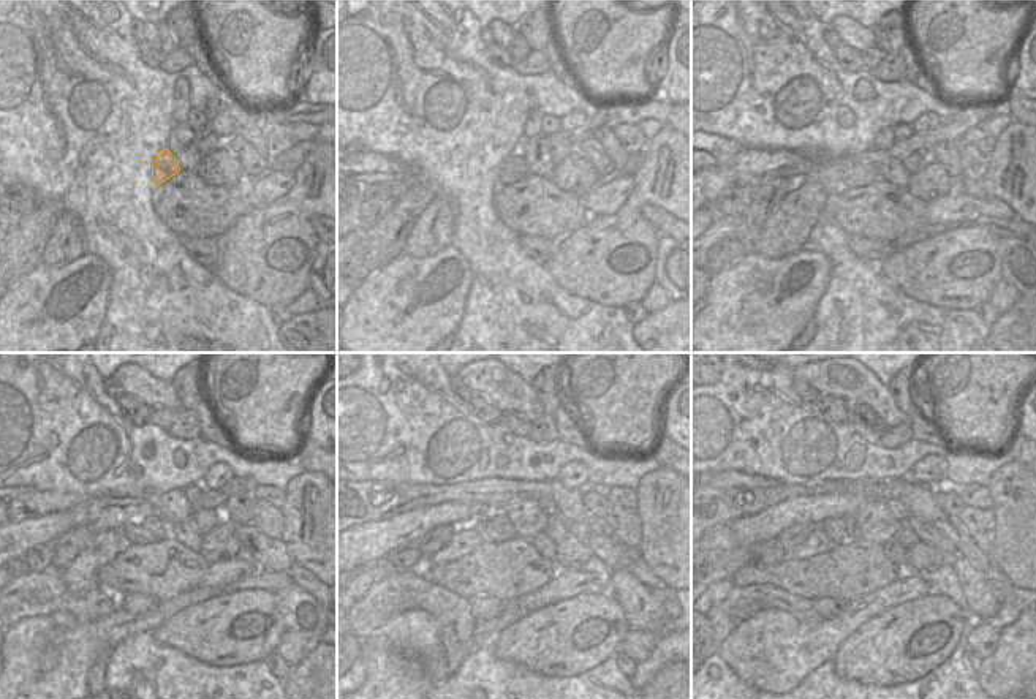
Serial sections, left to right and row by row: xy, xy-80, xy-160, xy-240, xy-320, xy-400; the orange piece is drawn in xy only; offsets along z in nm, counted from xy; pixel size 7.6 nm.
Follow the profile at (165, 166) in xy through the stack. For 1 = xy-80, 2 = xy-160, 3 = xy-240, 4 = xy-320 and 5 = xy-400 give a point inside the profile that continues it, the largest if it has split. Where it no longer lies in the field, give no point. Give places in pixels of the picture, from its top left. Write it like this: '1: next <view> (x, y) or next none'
1: next xy-80 (514, 168)
2: next xy-160 (858, 174)
3: next xy-240 (151, 528)
4: next xy-320 (489, 522)
5: next xy-400 (843, 528)

